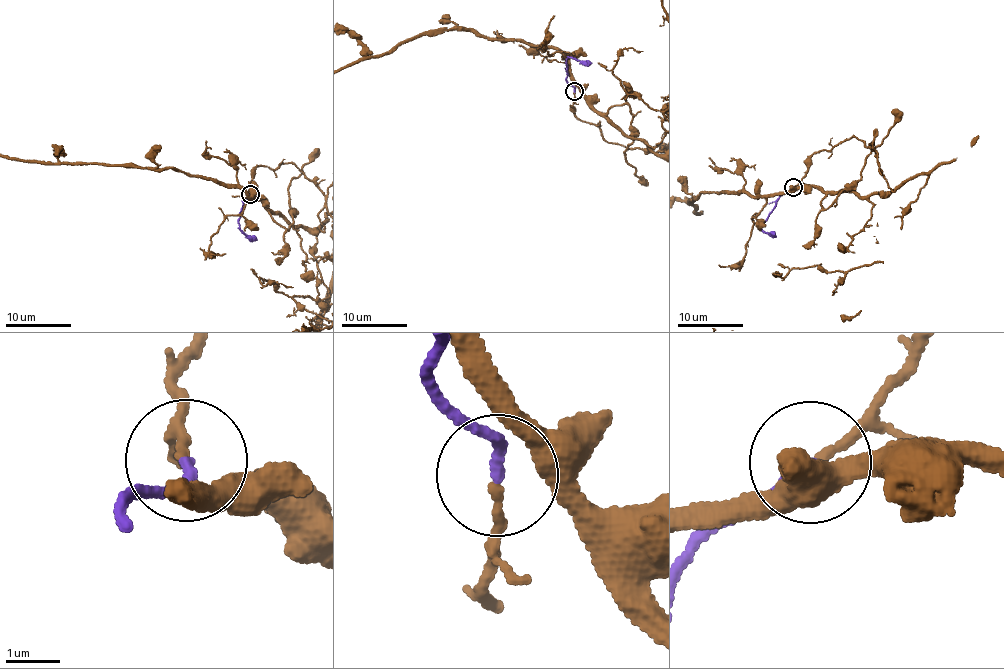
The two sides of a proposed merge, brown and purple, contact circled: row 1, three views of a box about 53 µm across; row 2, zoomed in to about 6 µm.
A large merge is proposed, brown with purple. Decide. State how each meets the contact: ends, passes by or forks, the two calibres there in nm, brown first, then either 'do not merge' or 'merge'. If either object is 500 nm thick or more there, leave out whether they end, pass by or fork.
brown passes by; purple ends; calibres 110 and 200 nm; merge

